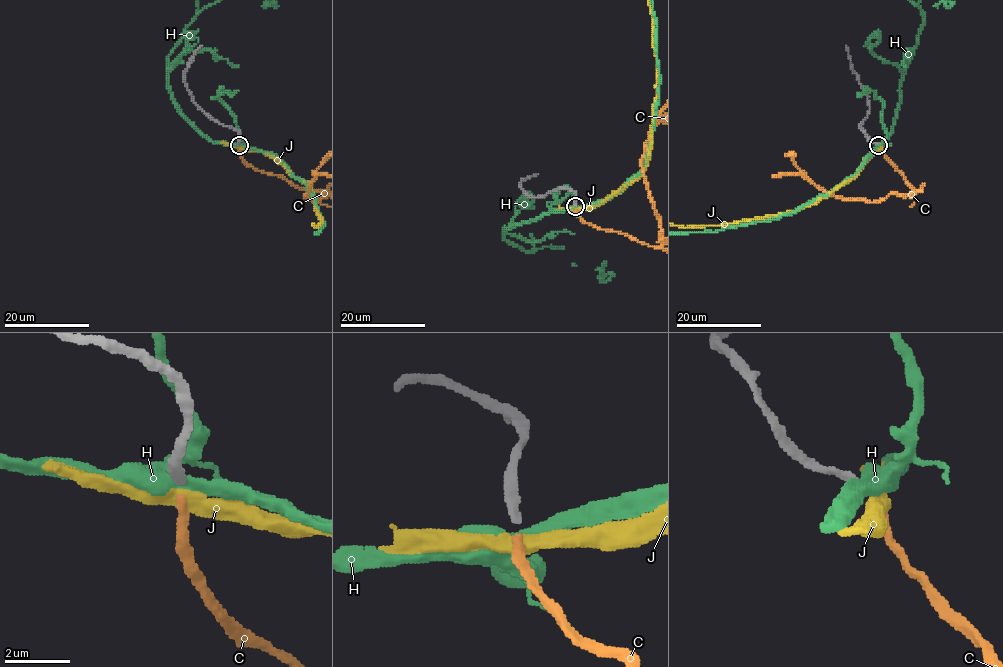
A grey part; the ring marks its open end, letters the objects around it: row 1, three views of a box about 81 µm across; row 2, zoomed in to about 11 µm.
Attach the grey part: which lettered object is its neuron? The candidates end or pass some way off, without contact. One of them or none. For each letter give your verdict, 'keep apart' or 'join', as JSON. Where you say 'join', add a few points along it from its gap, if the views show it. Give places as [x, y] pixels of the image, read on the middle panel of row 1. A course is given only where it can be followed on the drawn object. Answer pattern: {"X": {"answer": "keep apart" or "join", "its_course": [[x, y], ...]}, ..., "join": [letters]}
{"C": {"answer": "join"}, "H": {"answer": "keep apart"}, "J": {"answer": "keep apart"}, "join": ["C"]}

